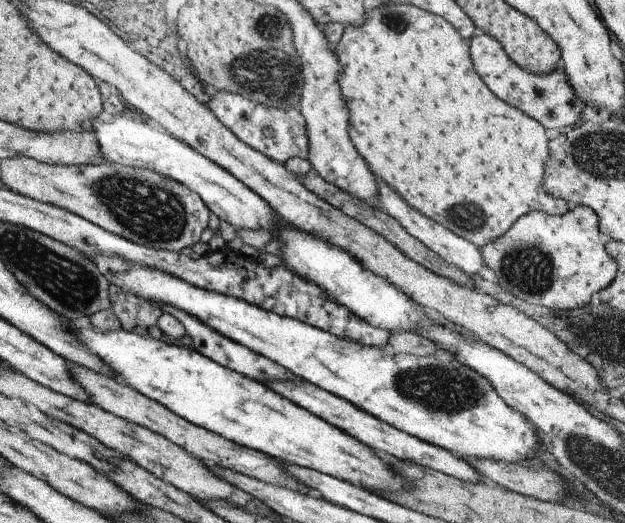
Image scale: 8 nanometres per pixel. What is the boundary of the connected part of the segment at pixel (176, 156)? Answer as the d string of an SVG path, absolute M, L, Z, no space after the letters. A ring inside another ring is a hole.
M117 116L112 122L93 124L99 154L104 162L119 163L126 167L151 169L168 179L176 180L199 196L205 206L217 216L237 229L259 229L275 232L283 220L252 190L239 182L230 172L217 166L194 148L169 134L163 134L147 124L133 120L131 116Z

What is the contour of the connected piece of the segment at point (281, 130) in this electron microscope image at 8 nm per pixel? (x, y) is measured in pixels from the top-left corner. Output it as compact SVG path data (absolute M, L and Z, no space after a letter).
M217 91L205 104L209 110L228 128L241 142L255 149L276 163L285 163L290 158L306 160L308 155L308 138L306 122L297 110L264 107L243 98L241 95Z

